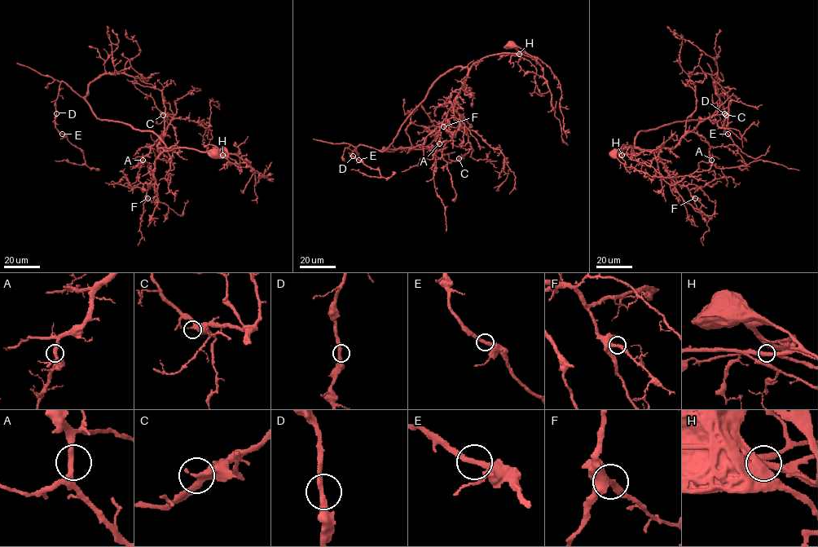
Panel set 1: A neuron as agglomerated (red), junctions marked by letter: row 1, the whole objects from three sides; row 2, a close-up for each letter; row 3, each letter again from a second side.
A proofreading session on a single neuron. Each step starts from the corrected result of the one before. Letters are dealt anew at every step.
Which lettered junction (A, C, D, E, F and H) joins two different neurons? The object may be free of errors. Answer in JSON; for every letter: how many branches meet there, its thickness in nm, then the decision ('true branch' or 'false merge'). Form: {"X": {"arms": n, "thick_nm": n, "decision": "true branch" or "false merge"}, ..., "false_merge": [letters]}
{"A": {"arms": 2, "thick_nm": 300, "decision": "true branch"}, "C": {"arms": 2, "thick_nm": 340, "decision": "true branch"}, "D": {"arms": 2, "thick_nm": 280, "decision": "true branch"}, "E": {"arms": 2, "thick_nm": 280, "decision": "true branch"}, "F": {"arms": 2, "thick_nm": 320, "decision": "true branch"}, "H": {"arms": 2, "thick_nm": 320, "decision": "true branch"}, "false_merge": []}

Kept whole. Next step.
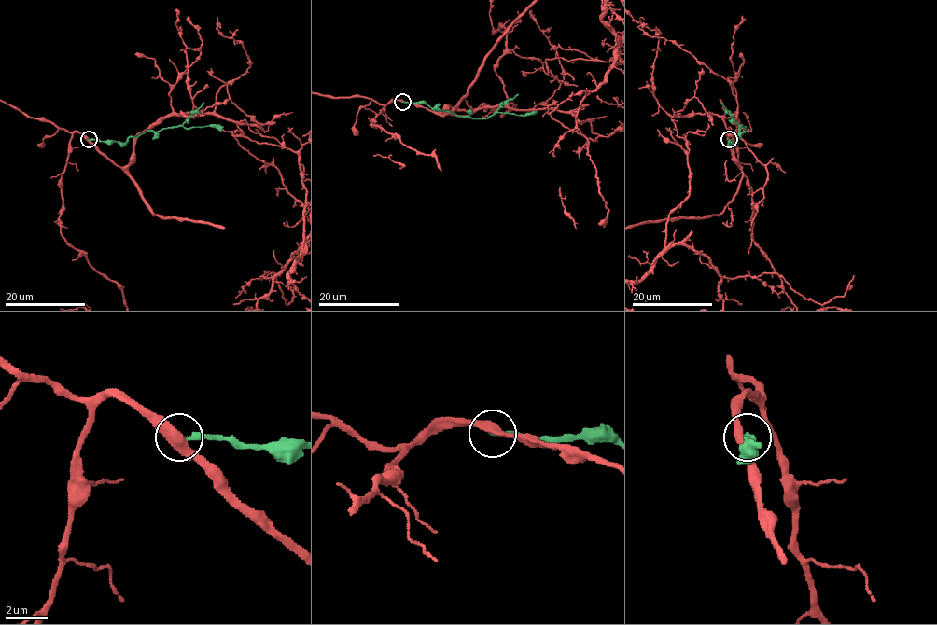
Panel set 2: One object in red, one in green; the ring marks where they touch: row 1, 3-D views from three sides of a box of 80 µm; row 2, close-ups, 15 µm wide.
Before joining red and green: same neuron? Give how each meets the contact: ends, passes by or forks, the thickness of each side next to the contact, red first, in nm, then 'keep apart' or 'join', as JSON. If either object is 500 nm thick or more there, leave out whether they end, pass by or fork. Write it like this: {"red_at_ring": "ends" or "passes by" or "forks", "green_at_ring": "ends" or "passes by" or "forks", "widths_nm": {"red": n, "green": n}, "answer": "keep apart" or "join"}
{"red_at_ring": "passes by", "green_at_ring": "ends", "widths_nm": {"red": 420, "green": 240}, "answer": "keep apart"}

